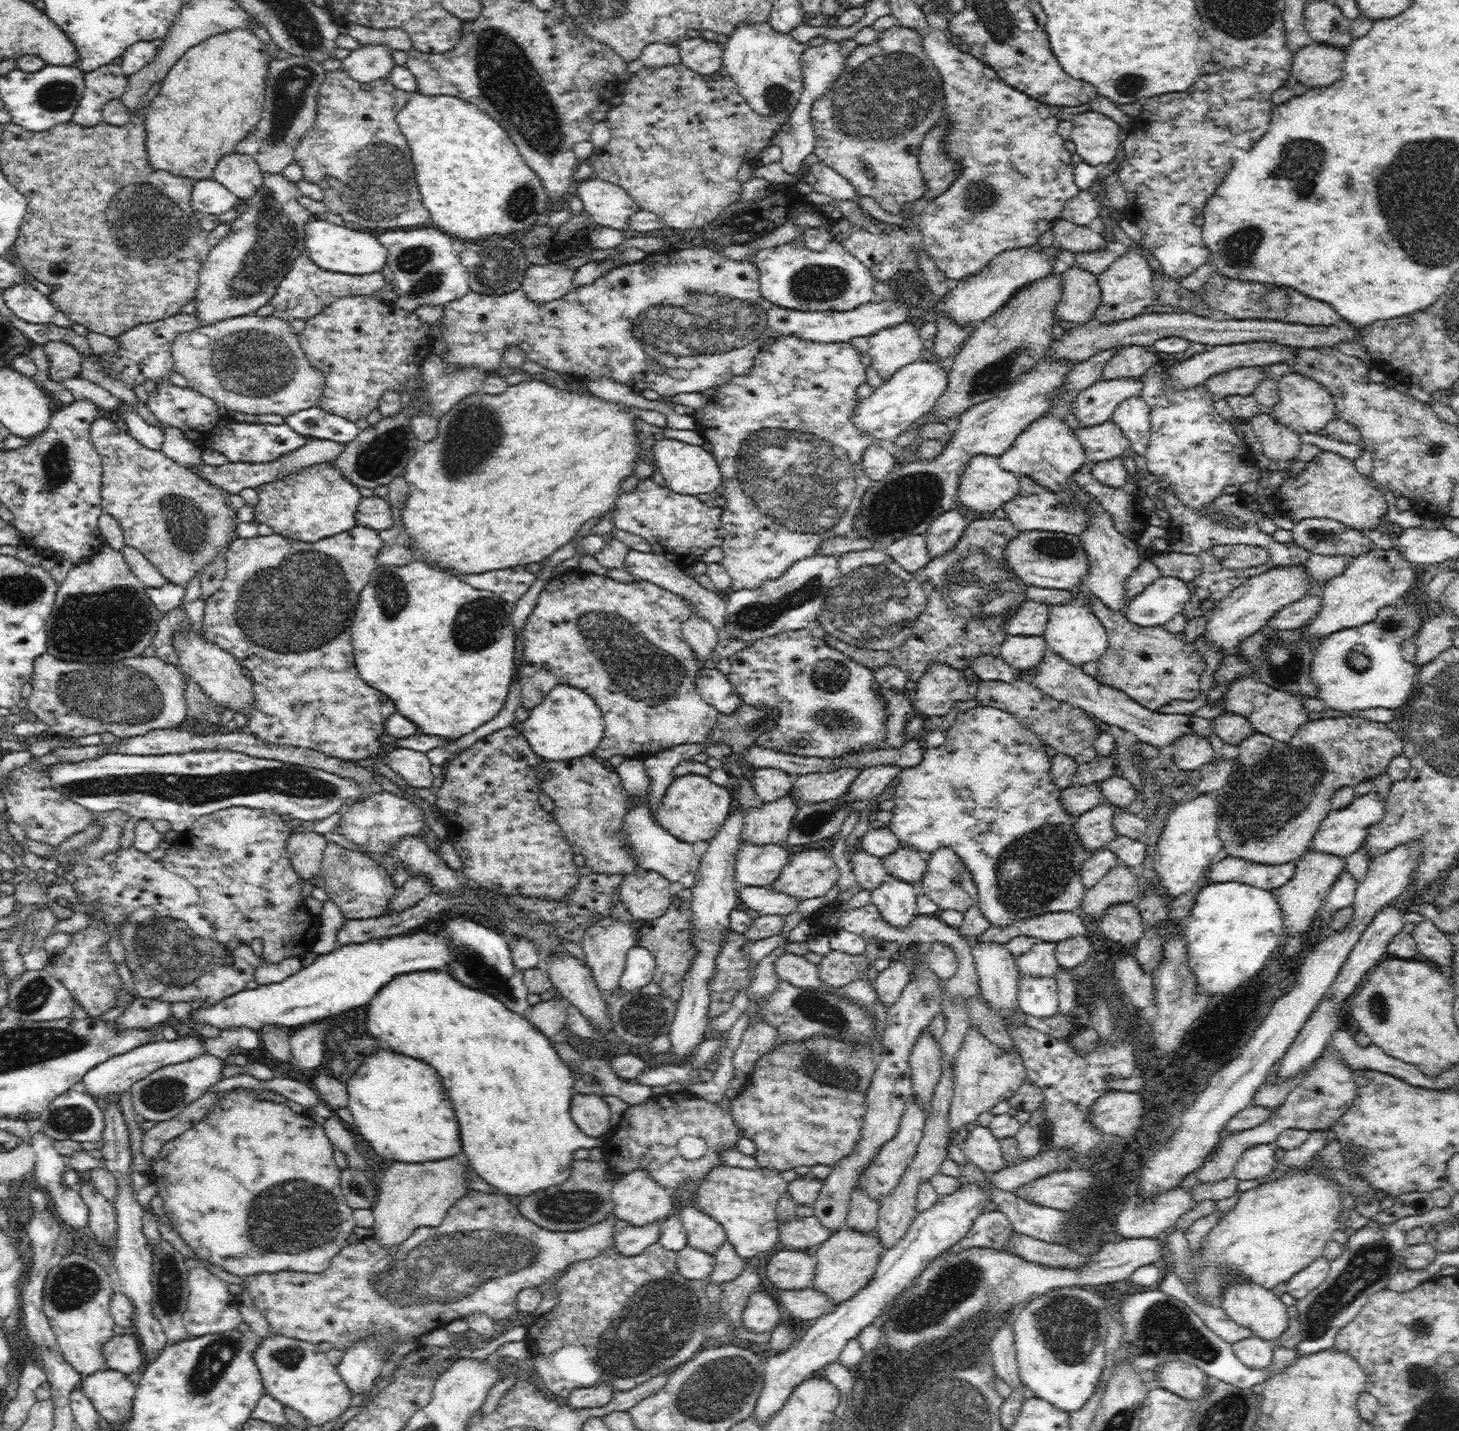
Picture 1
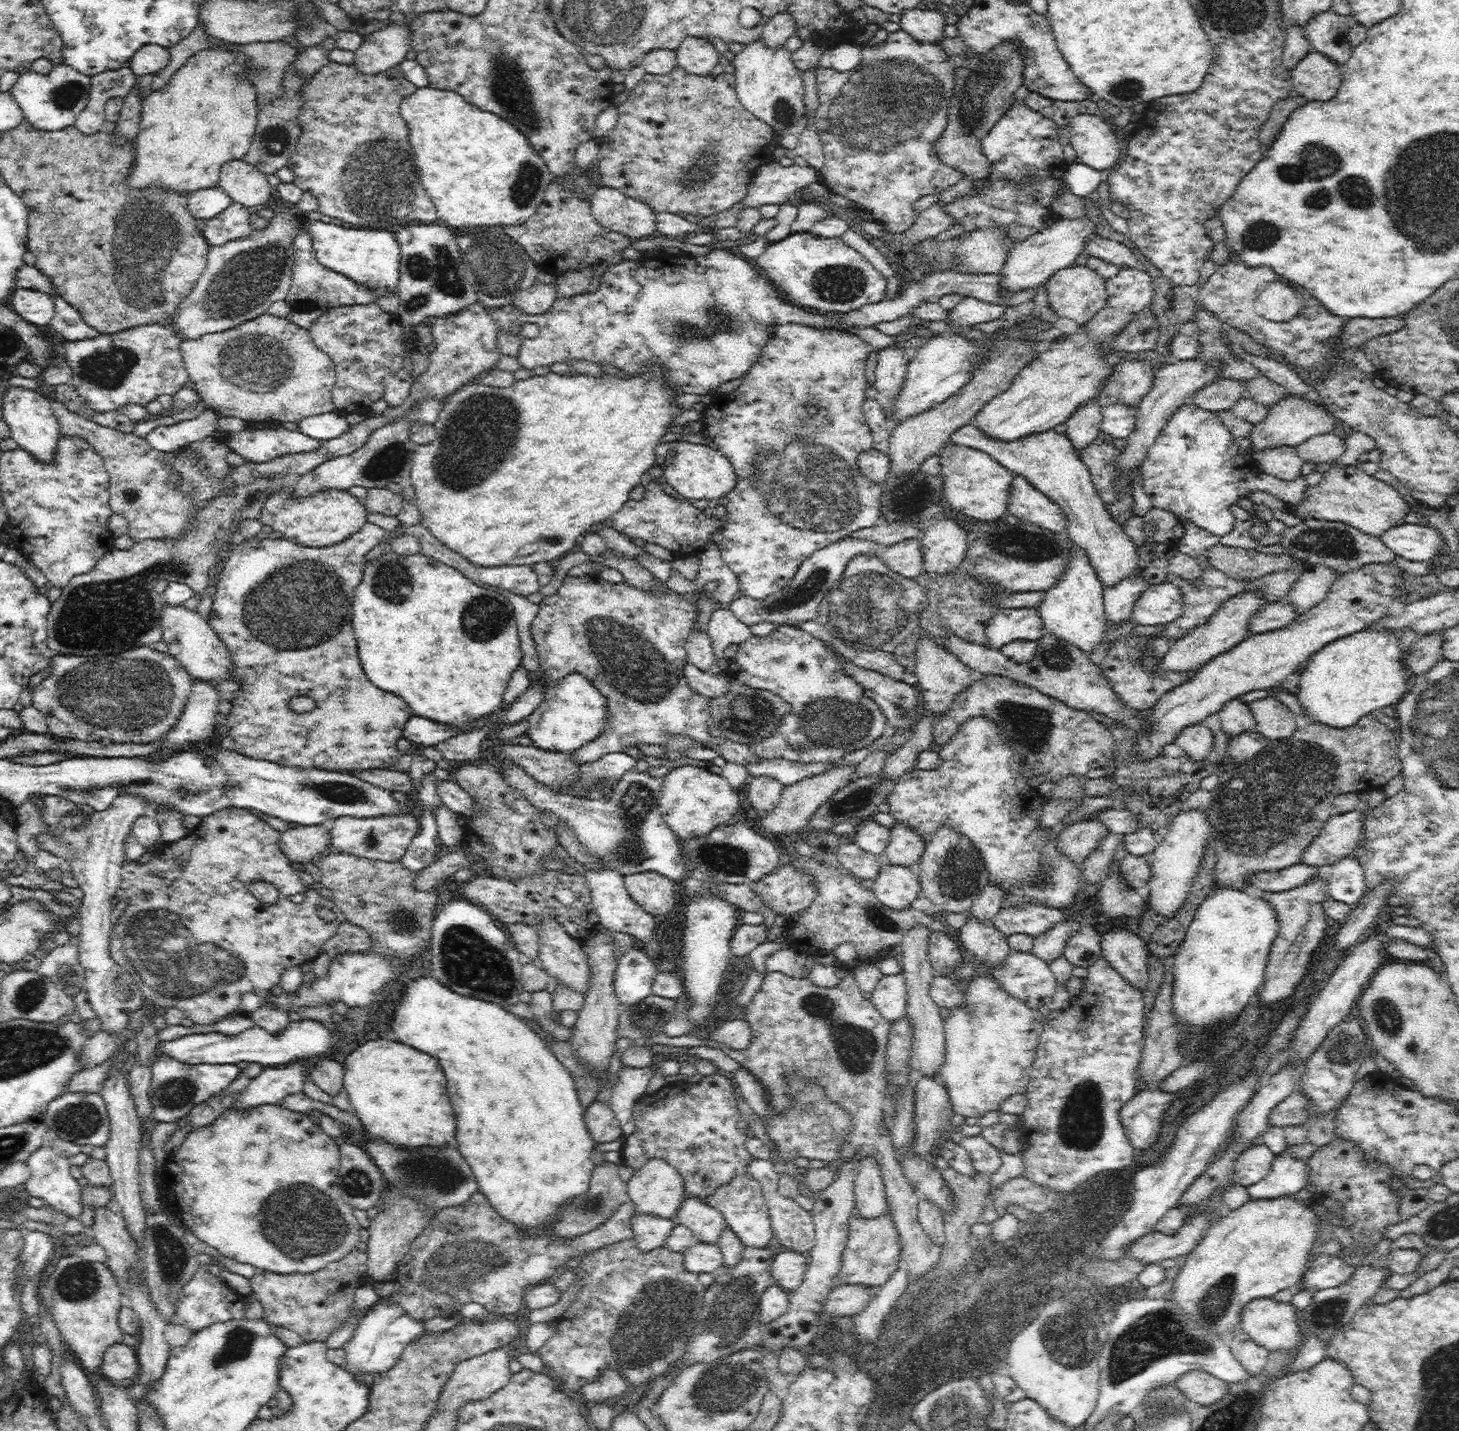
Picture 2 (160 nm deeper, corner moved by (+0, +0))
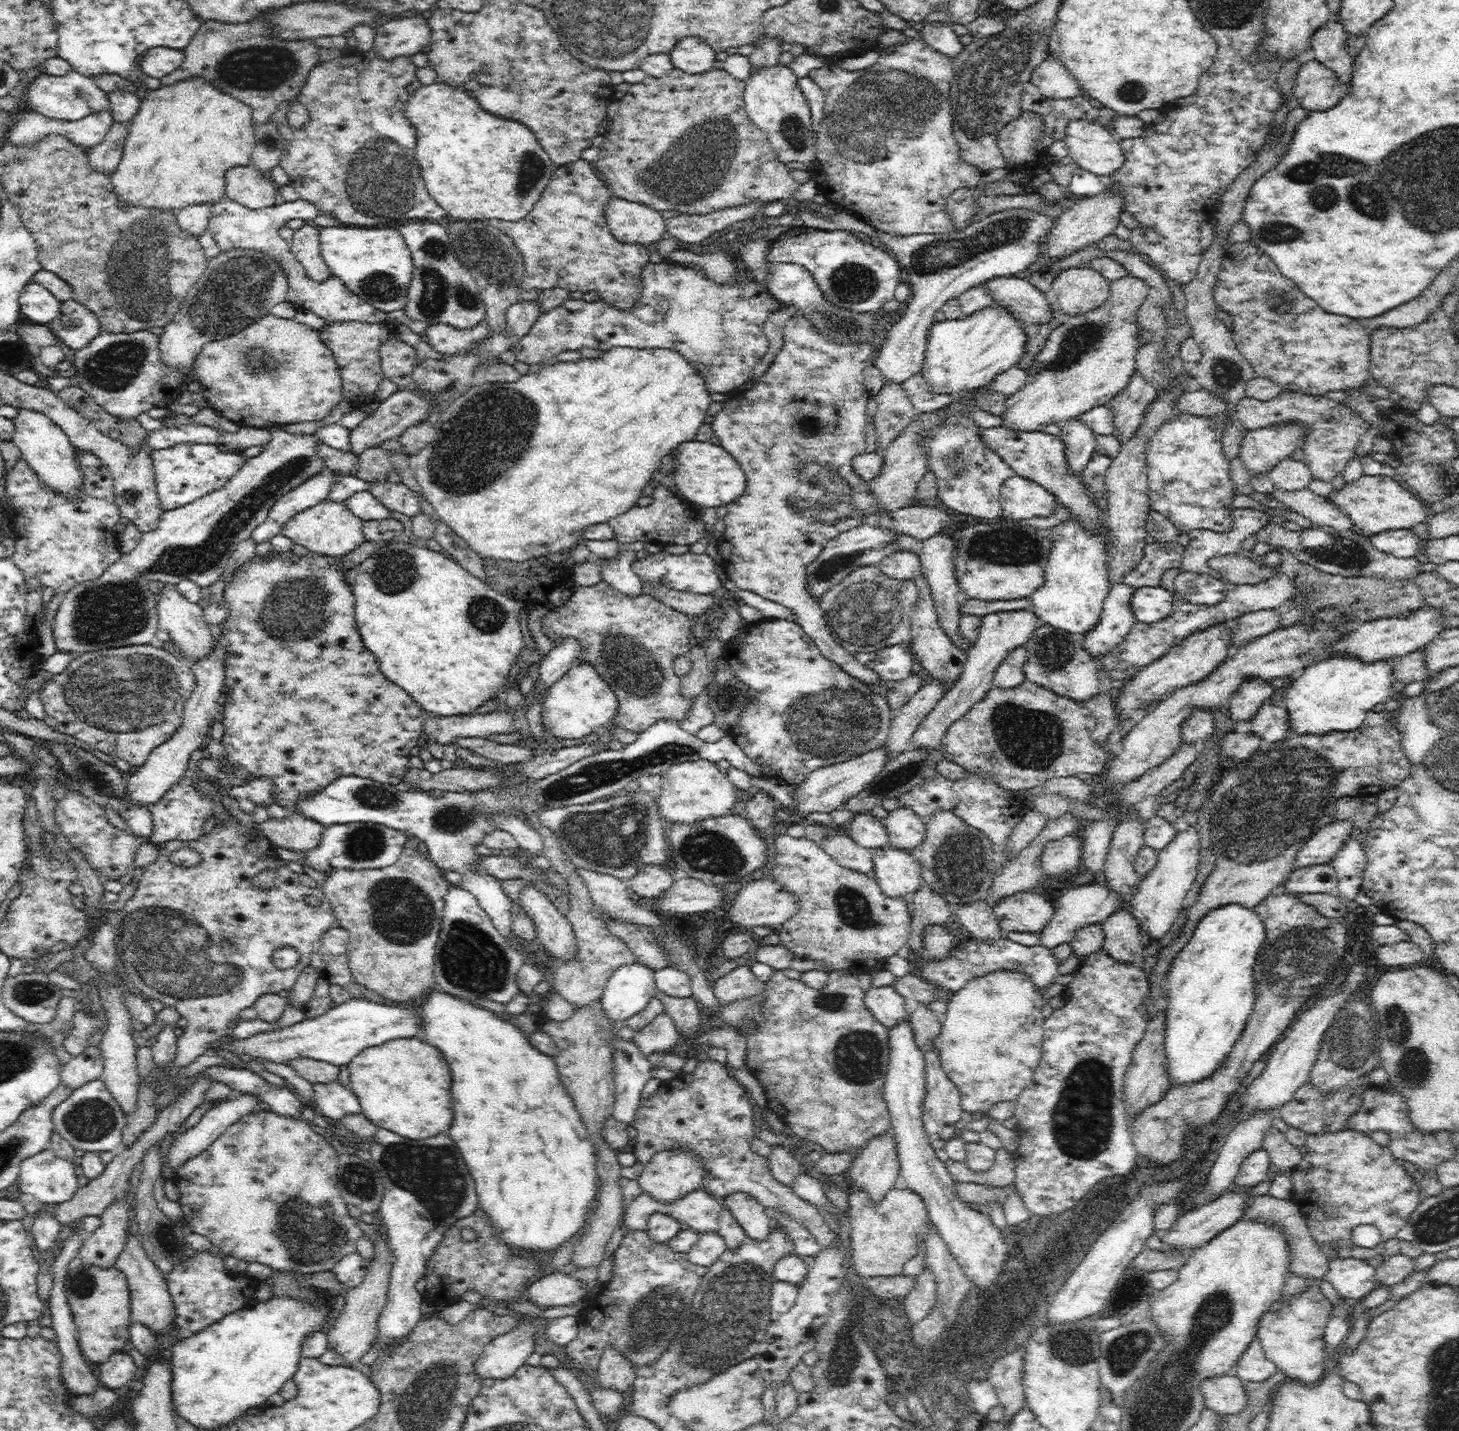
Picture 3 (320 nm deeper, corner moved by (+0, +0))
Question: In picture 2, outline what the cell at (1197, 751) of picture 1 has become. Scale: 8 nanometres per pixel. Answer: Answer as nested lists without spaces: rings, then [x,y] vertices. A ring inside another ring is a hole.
[[[1196,723],[1184,728],[1176,736],[1174,743],[1185,750],[1186,755],[1192,761],[1203,759],[1211,750],[1213,745],[1214,728],[1206,723]]]

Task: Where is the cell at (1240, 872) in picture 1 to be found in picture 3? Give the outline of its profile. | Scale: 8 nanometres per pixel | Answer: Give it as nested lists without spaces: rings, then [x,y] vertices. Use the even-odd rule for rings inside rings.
[[[1330,863],[1293,871],[1289,880],[1283,885],[1286,894],[1300,896],[1306,893],[1337,892],[1337,873]]]

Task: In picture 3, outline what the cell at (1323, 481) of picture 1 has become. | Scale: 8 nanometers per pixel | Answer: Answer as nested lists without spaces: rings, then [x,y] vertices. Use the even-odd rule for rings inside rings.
[[[1362,475],[1354,482],[1346,482],[1339,490],[1334,489],[1326,498],[1354,521],[1353,530],[1370,538],[1379,532],[1398,530],[1400,528],[1414,528],[1420,522],[1426,522],[1430,516],[1426,506],[1392,477],[1384,475]]]

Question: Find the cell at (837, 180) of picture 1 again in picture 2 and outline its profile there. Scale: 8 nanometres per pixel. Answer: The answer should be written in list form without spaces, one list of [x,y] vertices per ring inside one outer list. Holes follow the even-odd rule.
[[[814,113],[807,114],[807,125],[802,131],[797,147],[786,149],[786,157],[793,160],[800,156],[808,161],[809,167],[817,174],[817,181],[822,183],[820,167],[824,165],[824,153],[820,135],[814,127]]]

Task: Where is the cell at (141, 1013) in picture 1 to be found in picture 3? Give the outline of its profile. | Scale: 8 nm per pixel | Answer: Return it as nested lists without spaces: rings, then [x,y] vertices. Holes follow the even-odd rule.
[[[99,1046],[86,1047],[82,1054],[72,1056],[60,1070],[61,1088],[59,1092],[66,1096],[67,1093],[80,1088],[80,1086],[100,1079],[103,1060],[104,1057]]]

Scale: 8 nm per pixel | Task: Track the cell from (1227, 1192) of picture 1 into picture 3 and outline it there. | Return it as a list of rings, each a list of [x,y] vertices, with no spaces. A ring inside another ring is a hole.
[[[1269,1194],[1250,1196],[1244,1214],[1248,1220],[1262,1220],[1268,1224],[1283,1226],[1283,1232],[1285,1232],[1290,1251],[1289,1272],[1295,1274],[1296,1277],[1314,1278],[1318,1282],[1324,1280],[1330,1260],[1325,1252],[1322,1252],[1319,1244],[1312,1238],[1305,1217],[1299,1211],[1299,1205],[1294,1200],[1277,1199]]]

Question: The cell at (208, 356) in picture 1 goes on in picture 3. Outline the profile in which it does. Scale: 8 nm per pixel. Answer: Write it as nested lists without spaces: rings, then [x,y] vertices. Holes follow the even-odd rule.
[[[268,313],[266,316],[260,318],[258,322],[250,324],[249,327],[246,327],[233,335],[227,336],[226,338],[222,338],[222,340],[212,340],[210,342],[206,342],[206,344],[202,346],[202,352],[200,352],[194,360],[193,369],[194,375],[196,375],[200,383],[202,383],[201,391],[208,403],[207,407],[212,408],[214,411],[220,413],[221,416],[225,416],[228,420],[237,423],[239,426],[269,429],[282,425],[320,421],[323,418],[326,418],[326,416],[330,414],[330,411],[332,411],[333,408],[343,400],[343,383],[338,369],[338,364],[334,358],[334,353],[330,350],[330,348],[326,347],[326,344],[324,344],[322,339],[320,339],[319,330],[312,329],[306,324],[298,323],[294,321],[294,319],[276,317],[276,315],[271,313]]]

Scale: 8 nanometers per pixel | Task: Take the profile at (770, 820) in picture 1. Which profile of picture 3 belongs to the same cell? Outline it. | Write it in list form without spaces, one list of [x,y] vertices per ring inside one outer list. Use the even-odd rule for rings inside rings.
[[[884,746],[865,752],[852,760],[846,760],[846,762],[840,762],[838,764],[830,764],[830,766],[824,766],[816,768],[814,772],[810,772],[806,776],[806,780],[796,785],[794,790],[793,802],[795,806],[789,810],[795,812],[795,822],[807,821],[808,814],[810,812],[832,812],[832,810],[840,809],[846,800],[850,800],[850,797],[856,796],[860,790],[864,790],[880,772],[882,768],[886,766],[888,762],[886,757],[886,749]]]

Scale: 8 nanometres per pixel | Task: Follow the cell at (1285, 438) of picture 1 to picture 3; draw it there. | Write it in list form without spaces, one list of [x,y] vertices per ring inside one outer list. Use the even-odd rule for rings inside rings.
[[[1291,457],[1274,465],[1274,468],[1268,472],[1268,476],[1275,484],[1275,488],[1287,490],[1288,492],[1296,492],[1296,490],[1308,488],[1310,481],[1313,479],[1306,464]]]

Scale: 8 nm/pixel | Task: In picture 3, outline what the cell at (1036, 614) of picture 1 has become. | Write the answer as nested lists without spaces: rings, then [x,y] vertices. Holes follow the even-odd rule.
[[[1022,609],[1017,611],[1000,611],[991,612],[986,616],[981,617],[981,625],[979,628],[978,639],[973,643],[972,648],[967,651],[967,661],[964,665],[962,674],[958,677],[958,680],[944,693],[944,696],[936,702],[932,707],[932,712],[927,714],[922,722],[917,726],[916,732],[912,735],[912,743],[916,747],[922,748],[934,748],[941,744],[943,736],[946,734],[950,725],[959,718],[962,718],[976,702],[982,700],[986,696],[986,692],[990,690],[993,684],[993,676],[998,665],[1008,656],[1008,654],[1019,647],[1025,647],[1033,635],[1033,632],[1042,624],[1040,619],[1035,615],[1033,610]]]

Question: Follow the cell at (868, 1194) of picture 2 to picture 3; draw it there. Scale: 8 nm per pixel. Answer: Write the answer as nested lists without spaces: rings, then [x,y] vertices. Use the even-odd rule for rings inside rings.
[[[891,1131],[874,1137],[861,1148],[847,1171],[851,1188],[866,1191],[877,1203],[900,1183],[900,1167]]]

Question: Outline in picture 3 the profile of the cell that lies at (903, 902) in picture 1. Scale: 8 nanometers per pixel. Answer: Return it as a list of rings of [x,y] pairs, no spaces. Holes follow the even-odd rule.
[[[890,844],[875,850],[873,871],[886,897],[909,899],[922,886],[921,864],[908,850]]]

